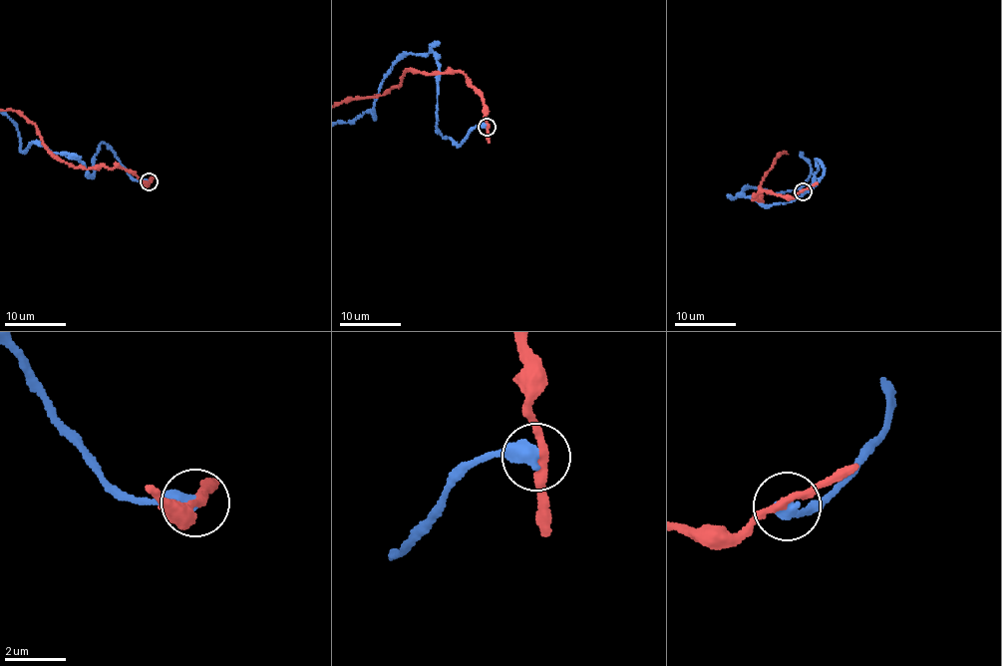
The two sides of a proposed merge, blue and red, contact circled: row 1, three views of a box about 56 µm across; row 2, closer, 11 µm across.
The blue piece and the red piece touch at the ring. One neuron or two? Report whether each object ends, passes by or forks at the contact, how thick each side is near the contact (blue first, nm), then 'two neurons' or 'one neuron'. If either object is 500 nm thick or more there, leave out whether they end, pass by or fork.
550 nm thick on the blue side, 280 nm on the other; two neurons

